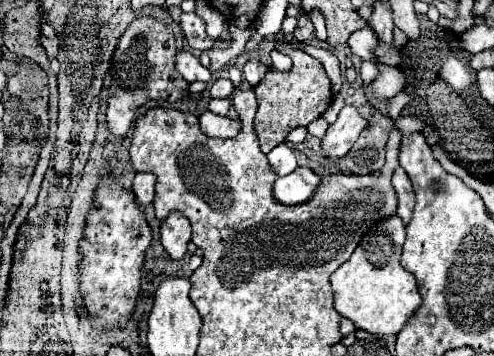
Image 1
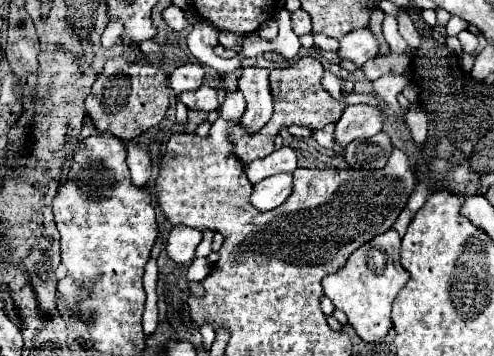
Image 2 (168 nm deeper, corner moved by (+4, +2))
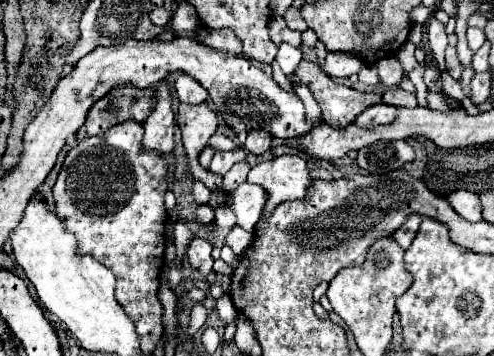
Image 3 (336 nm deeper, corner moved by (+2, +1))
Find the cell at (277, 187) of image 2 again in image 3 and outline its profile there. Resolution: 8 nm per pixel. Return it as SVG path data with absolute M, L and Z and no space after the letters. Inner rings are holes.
M243 182L227 198L229 208L237 216L237 224L241 228L245 228L247 232L253 232L263 208L265 208L265 202L267 202L265 190L261 190L261 186L257 186L257 184L249 184L249 182Z

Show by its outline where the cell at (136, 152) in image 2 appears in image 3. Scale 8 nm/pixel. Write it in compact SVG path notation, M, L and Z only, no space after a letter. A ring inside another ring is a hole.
M159 82L155 88L157 104L151 112L151 116L143 122L143 152L159 152L169 154L173 150L173 110L171 110L171 96L169 86L165 82Z

